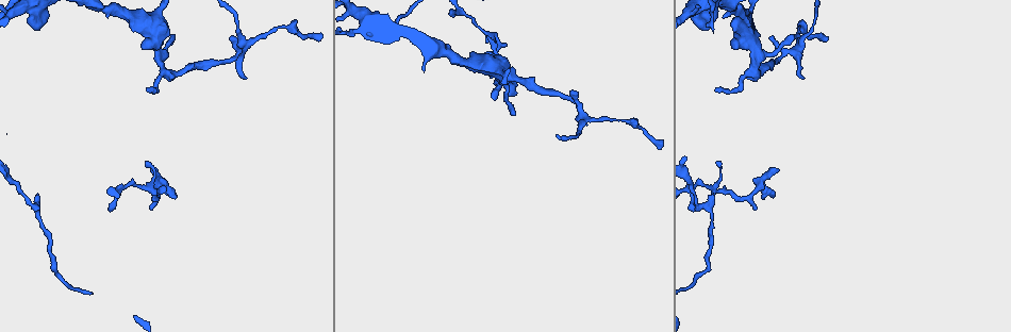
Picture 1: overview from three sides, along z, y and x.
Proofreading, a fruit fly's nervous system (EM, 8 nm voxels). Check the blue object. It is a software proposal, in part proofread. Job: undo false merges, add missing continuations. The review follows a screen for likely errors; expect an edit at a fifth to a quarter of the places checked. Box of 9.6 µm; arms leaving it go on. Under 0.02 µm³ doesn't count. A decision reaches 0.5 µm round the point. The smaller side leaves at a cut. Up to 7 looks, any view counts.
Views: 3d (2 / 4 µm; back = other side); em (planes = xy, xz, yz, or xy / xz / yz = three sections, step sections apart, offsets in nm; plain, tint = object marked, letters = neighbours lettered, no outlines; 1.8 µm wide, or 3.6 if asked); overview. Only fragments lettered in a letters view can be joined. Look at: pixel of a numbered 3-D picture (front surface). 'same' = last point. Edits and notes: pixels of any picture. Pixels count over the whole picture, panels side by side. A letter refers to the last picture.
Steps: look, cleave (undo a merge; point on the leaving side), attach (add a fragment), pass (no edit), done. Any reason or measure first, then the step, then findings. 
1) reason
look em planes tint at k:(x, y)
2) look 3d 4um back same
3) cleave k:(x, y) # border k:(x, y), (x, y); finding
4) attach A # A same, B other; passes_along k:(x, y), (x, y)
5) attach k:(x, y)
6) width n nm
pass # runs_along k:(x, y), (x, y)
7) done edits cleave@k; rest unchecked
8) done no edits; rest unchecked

thin arm on a thick one
look em 3.6um xy step 4 tint at 1:(708, 10)

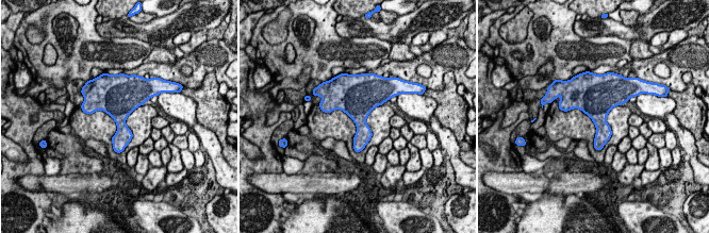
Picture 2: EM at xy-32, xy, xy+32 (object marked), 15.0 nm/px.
see the neighbours
look em 3.6um xy step 4 letters same

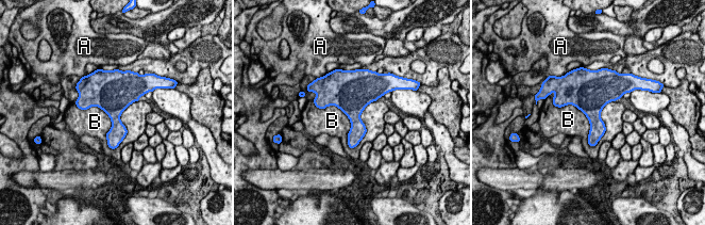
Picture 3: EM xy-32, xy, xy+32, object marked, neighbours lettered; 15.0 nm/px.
pass # A other, B other; border 3:(615, 100), (554, 105); all the same neuron

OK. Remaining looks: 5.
an open end
look 3d 4um at 1:(772, 195)

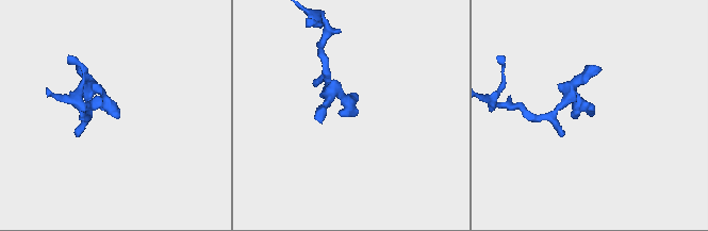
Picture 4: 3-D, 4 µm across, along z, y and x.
need the tissue
look em xy step 16 letters at 4:(591, 113)

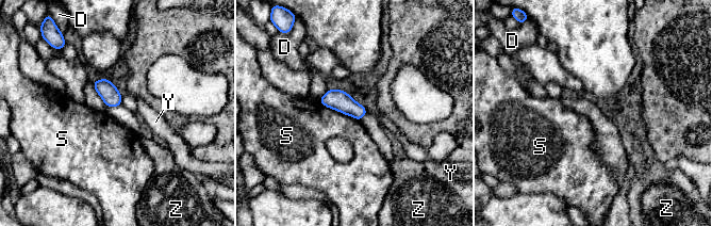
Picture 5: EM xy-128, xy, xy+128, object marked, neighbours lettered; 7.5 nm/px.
look em planes letters same

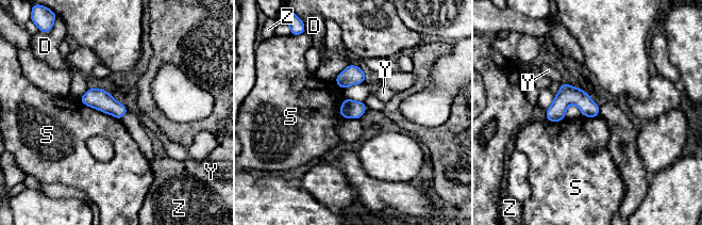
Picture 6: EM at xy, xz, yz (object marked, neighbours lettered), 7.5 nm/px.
pass # D other, S other, Y other, Z other; no lettered fragment goes on from it

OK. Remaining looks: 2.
done no edits; rest unchecked

